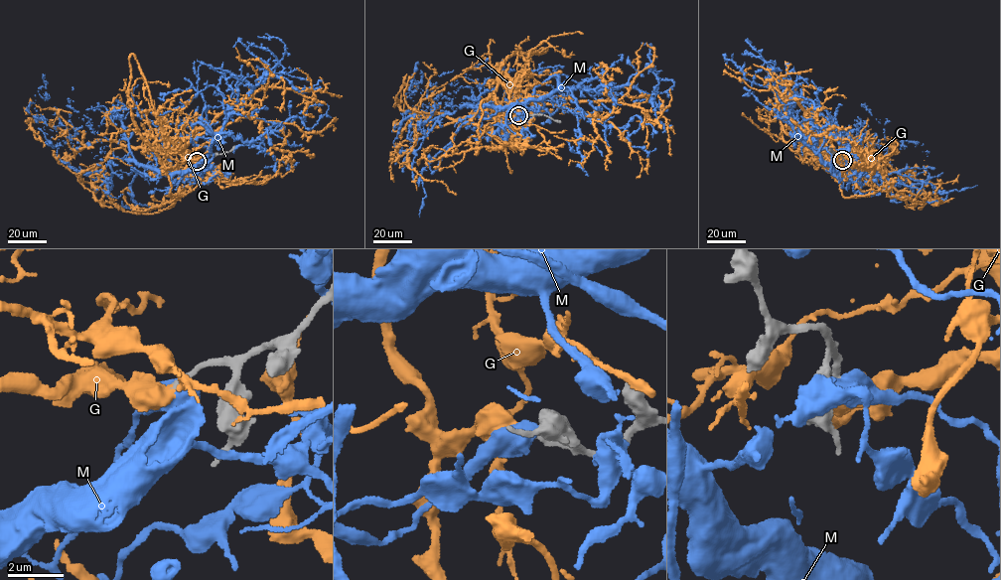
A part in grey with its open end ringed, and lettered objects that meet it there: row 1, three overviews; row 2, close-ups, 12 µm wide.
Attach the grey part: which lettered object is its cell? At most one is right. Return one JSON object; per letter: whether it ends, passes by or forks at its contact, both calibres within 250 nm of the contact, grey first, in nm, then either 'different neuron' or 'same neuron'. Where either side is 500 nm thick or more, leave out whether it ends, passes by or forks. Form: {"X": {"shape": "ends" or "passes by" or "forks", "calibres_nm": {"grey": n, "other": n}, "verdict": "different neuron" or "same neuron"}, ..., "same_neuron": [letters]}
{"G": {"calibres_nm": {"grey": 220, "other": 550}, "verdict": "same neuron"}, "M": {"calibres_nm": {"grey": 240, "other": 750}, "verdict": "different neuron"}, "same_neuron": ["G"]}

